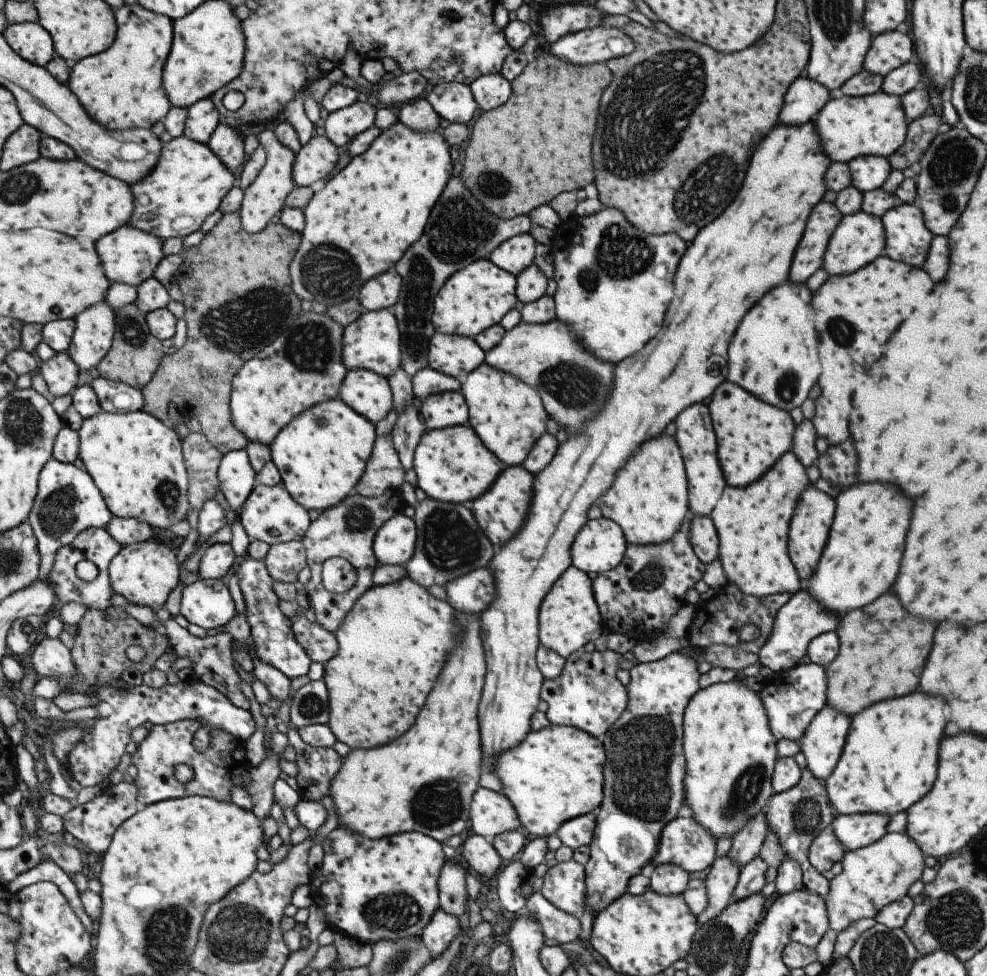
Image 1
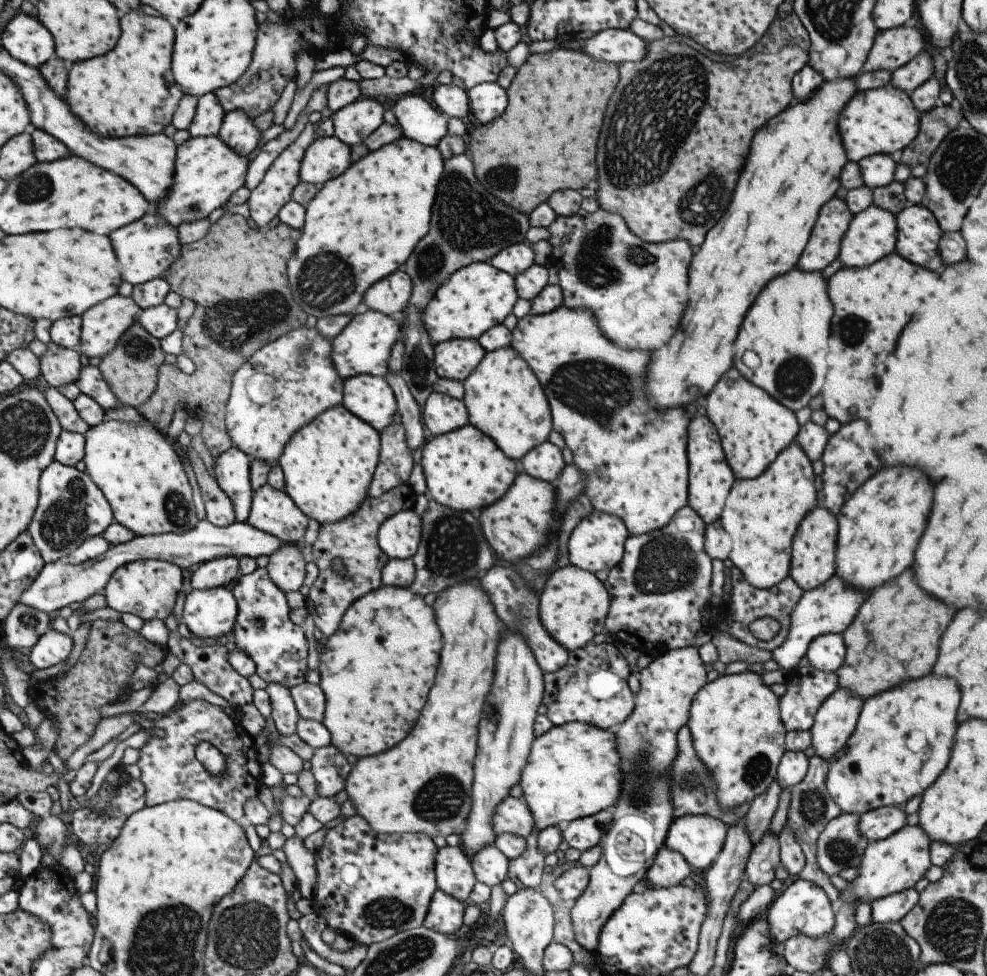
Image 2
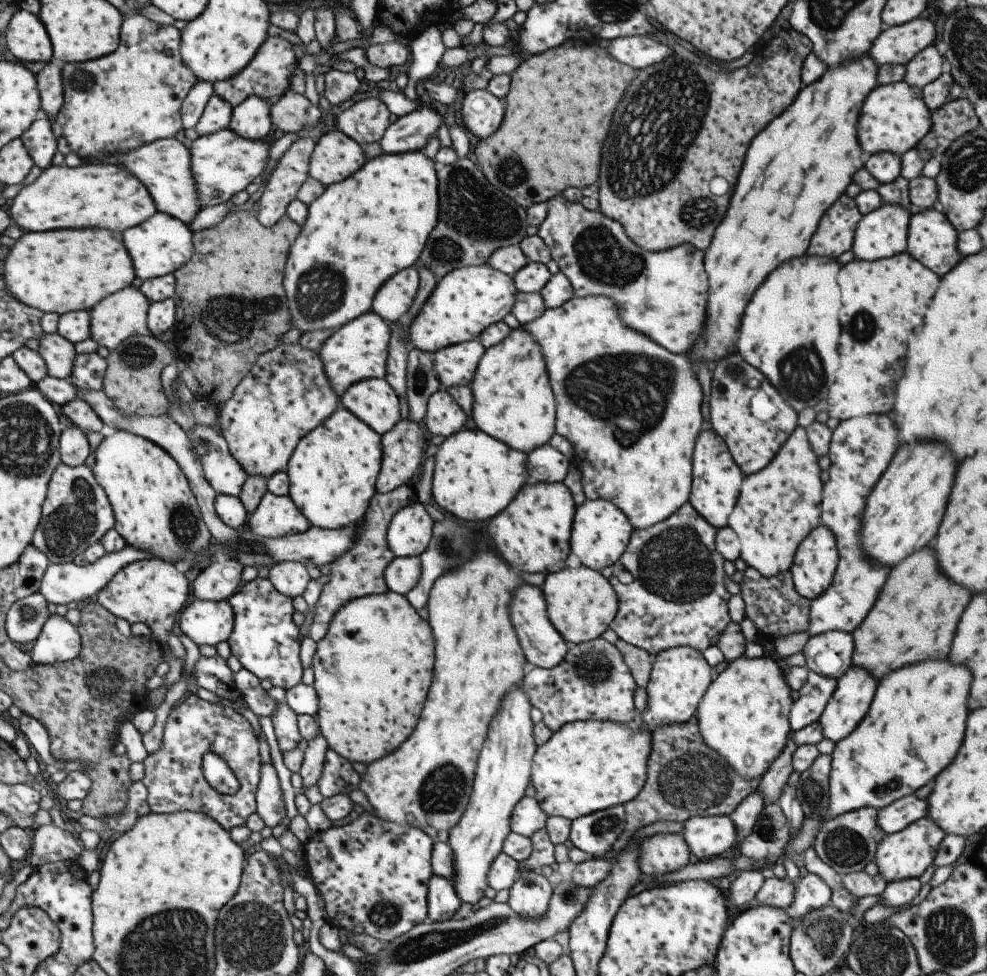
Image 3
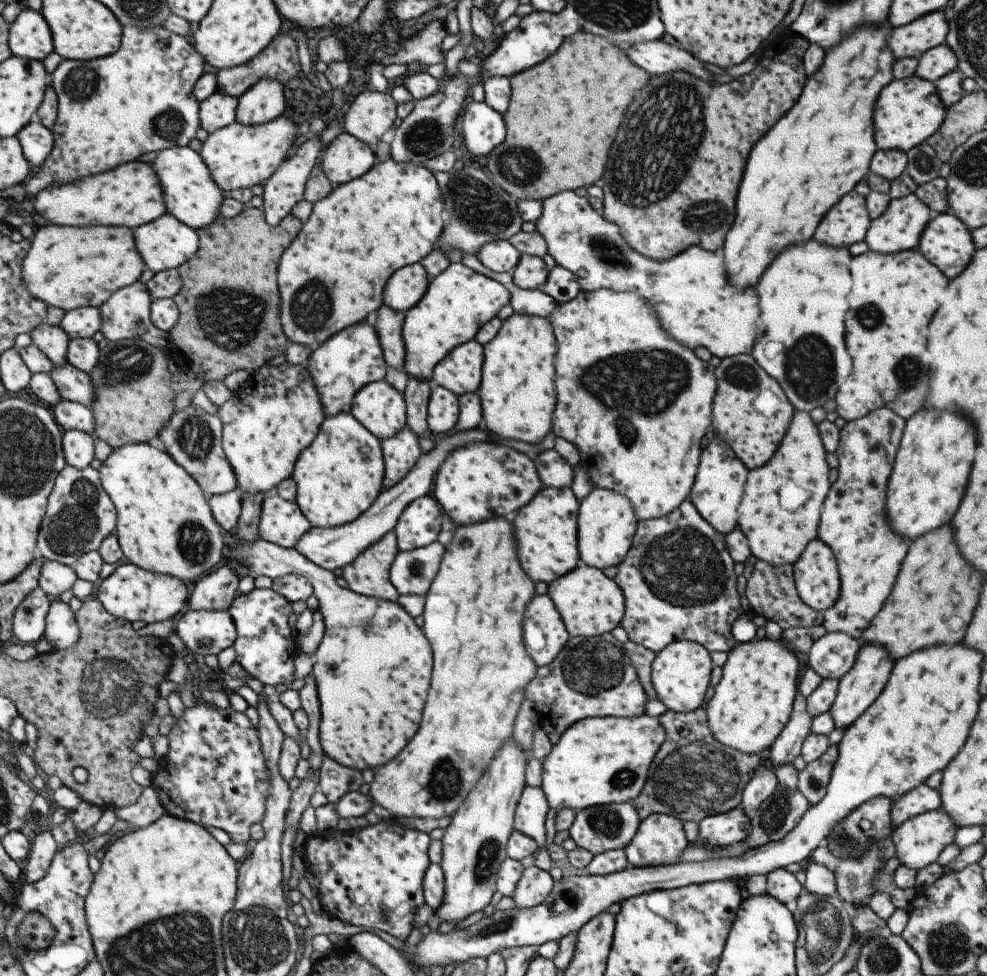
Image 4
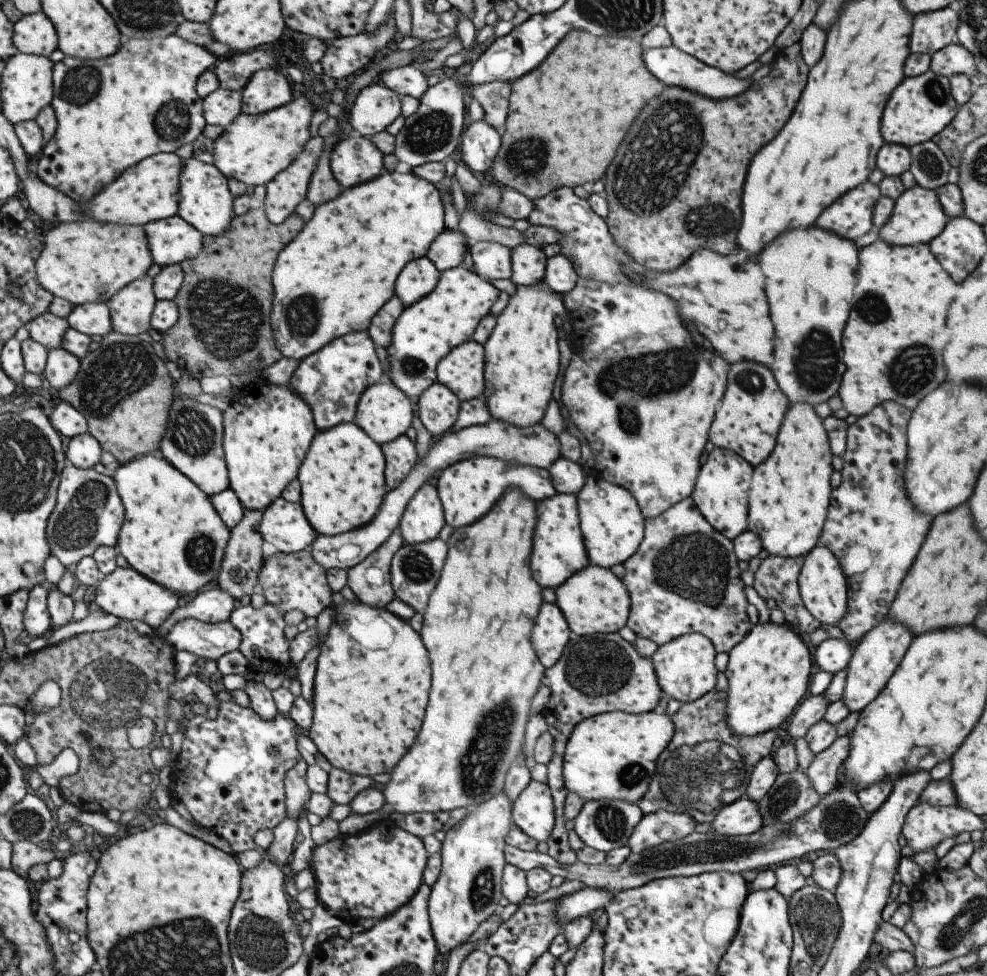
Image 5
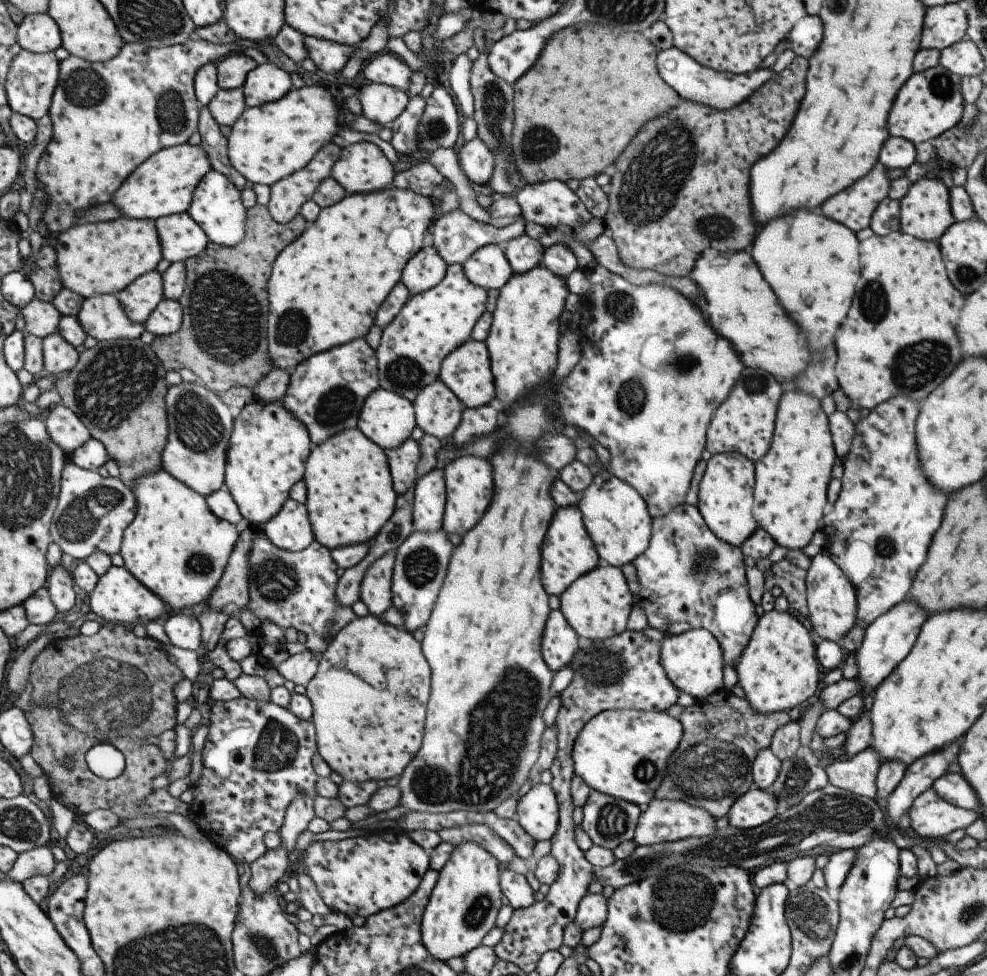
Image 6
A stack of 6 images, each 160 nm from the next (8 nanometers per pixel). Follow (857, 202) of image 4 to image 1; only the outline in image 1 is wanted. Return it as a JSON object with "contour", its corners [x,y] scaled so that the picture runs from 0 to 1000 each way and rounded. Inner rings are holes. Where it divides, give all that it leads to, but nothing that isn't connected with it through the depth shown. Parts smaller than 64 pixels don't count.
{"contour":[[[830,206],[830,209],[826,209],[803,260],[799,277],[801,289],[816,289],[828,275],[833,275],[836,253],[852,222],[853,219],[844,208]]]}

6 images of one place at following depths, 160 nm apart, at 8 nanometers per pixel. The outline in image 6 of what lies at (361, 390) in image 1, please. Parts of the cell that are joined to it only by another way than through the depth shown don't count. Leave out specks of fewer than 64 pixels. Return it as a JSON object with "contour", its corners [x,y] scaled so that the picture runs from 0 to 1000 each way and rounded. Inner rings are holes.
{"contour":[[[384,395],[370,407],[361,432],[361,440],[389,462],[408,455],[408,452],[414,449],[419,436],[421,432],[417,412]]]}

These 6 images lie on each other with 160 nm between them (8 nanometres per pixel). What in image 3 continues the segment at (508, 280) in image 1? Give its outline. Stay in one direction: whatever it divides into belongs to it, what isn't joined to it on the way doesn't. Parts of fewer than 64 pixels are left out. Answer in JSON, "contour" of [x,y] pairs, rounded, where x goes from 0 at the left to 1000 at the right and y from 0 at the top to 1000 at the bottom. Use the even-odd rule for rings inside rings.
{"contour":[[[494,270],[465,274],[442,288],[437,301],[413,334],[413,350],[427,361],[439,363],[455,353],[478,349],[496,332],[508,329],[520,314],[523,295],[519,285]]]}

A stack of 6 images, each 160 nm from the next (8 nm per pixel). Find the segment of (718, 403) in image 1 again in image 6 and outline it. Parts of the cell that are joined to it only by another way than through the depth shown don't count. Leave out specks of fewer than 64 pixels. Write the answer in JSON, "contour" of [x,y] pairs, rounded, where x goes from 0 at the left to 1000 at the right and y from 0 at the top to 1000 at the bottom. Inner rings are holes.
{"contour":[[[753,377],[749,389],[745,390],[737,408],[724,419],[718,431],[714,461],[720,466],[746,464],[763,474],[775,467],[782,452],[784,430],[794,398],[777,381]]]}

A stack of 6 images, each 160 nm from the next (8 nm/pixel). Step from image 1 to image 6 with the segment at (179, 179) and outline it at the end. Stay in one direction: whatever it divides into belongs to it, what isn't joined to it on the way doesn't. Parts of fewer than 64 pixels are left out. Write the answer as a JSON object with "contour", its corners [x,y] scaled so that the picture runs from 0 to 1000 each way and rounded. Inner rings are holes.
{"contour":[[[308,87],[302,91],[296,90],[283,102],[259,110],[249,110],[244,119],[233,129],[233,137],[229,141],[230,165],[250,186],[274,192],[283,183],[307,173],[327,149],[336,145],[341,133],[348,129],[343,106],[345,105],[340,103],[329,89]]]}

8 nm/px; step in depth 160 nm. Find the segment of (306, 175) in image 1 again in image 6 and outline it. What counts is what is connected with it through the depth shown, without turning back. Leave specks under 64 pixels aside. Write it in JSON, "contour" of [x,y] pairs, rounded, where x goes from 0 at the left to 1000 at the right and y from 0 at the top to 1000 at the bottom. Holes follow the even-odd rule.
{"contour":[[[366,144],[344,153],[334,181],[352,200],[377,198],[396,191],[400,175],[380,148]]]}

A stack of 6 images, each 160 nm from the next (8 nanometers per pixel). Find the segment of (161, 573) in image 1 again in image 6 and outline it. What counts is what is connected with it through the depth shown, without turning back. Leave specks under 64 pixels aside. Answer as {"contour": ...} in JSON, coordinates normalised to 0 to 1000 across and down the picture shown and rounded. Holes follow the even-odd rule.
{"contour":[[[113,580],[101,591],[98,602],[90,610],[91,623],[108,638],[125,638],[128,641],[160,637],[167,627],[167,617],[157,611],[129,581]]]}

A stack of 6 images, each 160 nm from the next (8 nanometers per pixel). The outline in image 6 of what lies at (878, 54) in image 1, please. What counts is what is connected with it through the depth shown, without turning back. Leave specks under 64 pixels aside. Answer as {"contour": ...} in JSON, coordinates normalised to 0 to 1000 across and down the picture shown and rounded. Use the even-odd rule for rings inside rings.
{"contour":[[[970,3],[939,7],[934,23],[932,49],[950,52],[959,49],[978,39],[980,26],[979,12]]]}

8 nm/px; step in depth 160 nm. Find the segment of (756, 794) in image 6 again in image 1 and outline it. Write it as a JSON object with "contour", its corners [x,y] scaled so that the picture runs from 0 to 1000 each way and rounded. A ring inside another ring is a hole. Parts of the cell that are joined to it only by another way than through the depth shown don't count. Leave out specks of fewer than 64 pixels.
{"contour":[[[690,833],[670,849],[662,886],[682,884],[698,893],[710,893],[724,879],[723,857],[698,835]]]}

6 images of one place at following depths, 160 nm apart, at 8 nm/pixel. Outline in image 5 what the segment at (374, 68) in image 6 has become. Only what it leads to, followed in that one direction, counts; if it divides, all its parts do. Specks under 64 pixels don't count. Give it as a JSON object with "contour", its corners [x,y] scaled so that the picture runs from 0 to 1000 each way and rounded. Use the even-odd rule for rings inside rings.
{"contour":[[[410,67],[399,71],[390,71],[383,76],[382,84],[405,97],[414,97],[425,101],[434,89],[432,79],[421,67]]]}

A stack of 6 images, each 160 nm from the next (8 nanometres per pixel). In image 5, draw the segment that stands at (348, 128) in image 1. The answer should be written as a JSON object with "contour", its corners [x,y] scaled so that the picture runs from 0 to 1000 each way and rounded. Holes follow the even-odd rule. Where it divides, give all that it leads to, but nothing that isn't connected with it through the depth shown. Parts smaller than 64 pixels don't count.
{"contour":[[[386,84],[370,87],[353,113],[353,127],[366,140],[386,135],[405,118],[405,99]]]}

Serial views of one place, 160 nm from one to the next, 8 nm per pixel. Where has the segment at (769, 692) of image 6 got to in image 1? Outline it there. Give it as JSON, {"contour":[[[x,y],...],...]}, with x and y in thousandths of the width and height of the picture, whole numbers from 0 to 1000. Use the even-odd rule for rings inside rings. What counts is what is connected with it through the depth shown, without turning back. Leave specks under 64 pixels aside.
{"contour":[[[744,696],[734,700],[722,700],[714,705],[709,705],[698,716],[691,734],[691,767],[693,778],[695,779],[692,805],[693,824],[696,826],[696,830],[693,829],[691,833],[700,836],[709,847],[713,848],[713,851],[718,851],[724,861],[729,857],[743,857],[757,840],[762,839],[769,831],[774,830],[775,820],[777,820],[782,813],[781,794],[785,780],[788,778],[786,759],[786,756],[781,752],[778,743],[778,734],[776,733],[773,720],[764,705],[758,704],[751,700],[751,698]]]}

